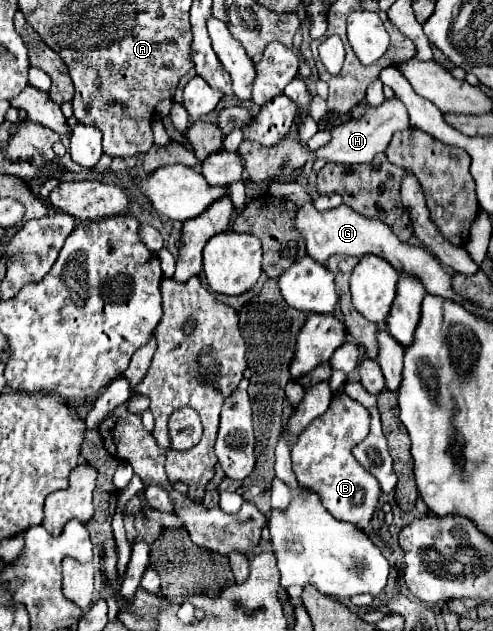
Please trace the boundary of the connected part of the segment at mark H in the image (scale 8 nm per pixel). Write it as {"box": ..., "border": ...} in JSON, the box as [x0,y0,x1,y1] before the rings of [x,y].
{"box":[314,97,410,165],"border":[[[394,97],[394,99],[386,99],[382,105],[378,107],[368,107],[366,113],[362,117],[354,117],[342,125],[332,127],[330,135],[330,143],[316,149],[314,157],[316,159],[324,159],[326,163],[338,163],[338,165],[352,165],[352,163],[368,163],[372,161],[378,153],[384,153],[392,135],[396,131],[408,129],[410,127],[410,117],[406,111],[406,105]]]}

